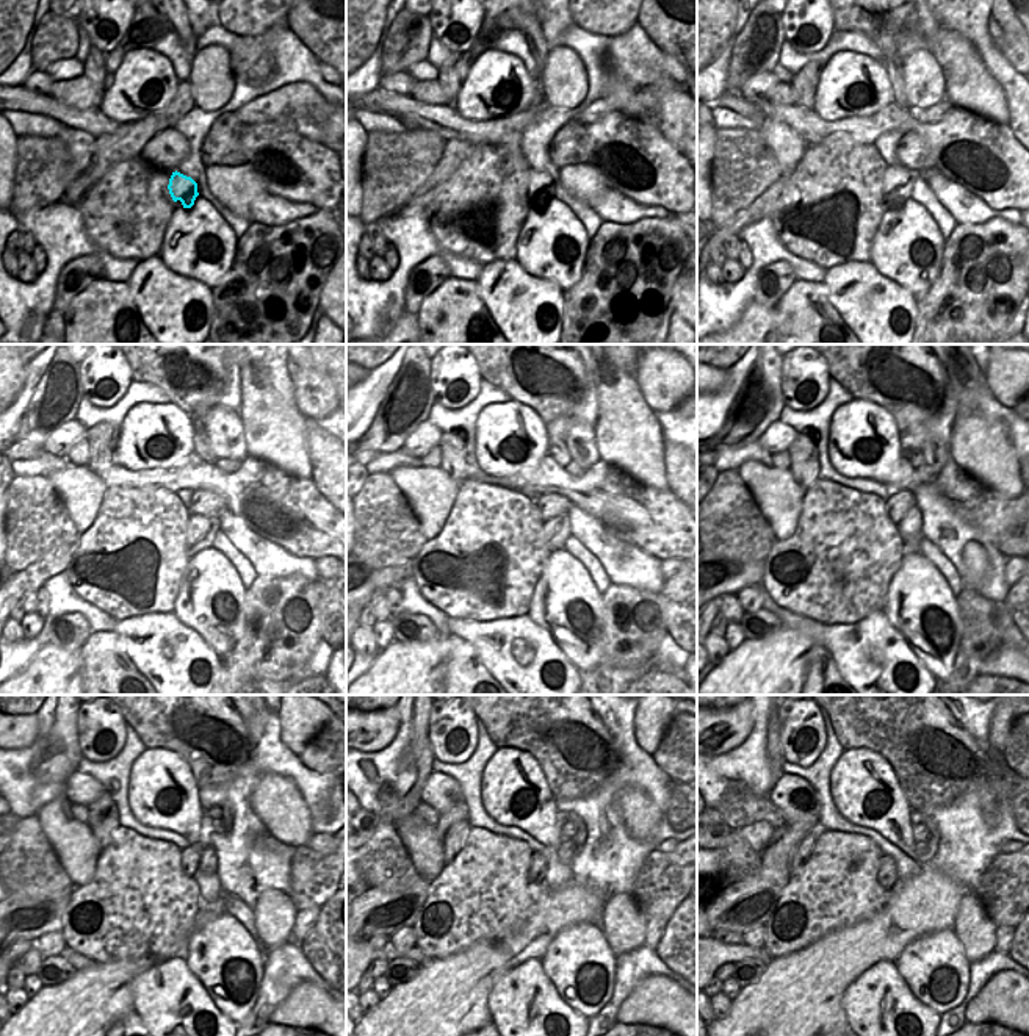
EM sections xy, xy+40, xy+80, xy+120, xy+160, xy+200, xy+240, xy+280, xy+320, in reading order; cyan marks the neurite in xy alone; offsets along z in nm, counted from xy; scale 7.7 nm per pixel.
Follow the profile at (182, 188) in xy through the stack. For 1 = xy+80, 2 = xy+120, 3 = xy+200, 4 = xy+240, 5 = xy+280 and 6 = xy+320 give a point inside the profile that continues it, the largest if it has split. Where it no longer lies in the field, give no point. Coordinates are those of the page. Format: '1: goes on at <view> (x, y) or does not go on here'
1: goes on at xy+80 (898, 182)
2: goes on at xy+120 (201, 531)
3: goes on at xy+200 (909, 526)
4: goes on at xy+240 (209, 863)
5: goes on at xy+280 (567, 848)
6: goes on at xy+320 (931, 842)

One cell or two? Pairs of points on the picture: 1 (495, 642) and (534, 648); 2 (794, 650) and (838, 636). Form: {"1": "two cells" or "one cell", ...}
{"1": "one cell", "2": "two cells"}

